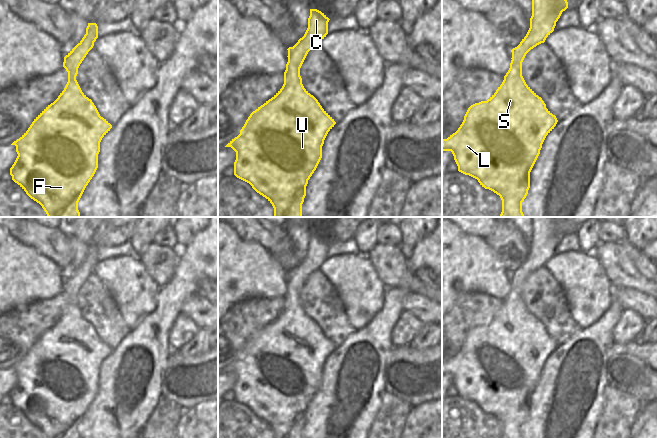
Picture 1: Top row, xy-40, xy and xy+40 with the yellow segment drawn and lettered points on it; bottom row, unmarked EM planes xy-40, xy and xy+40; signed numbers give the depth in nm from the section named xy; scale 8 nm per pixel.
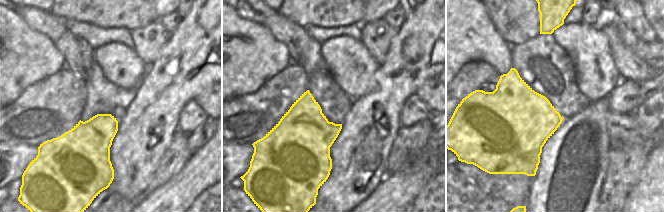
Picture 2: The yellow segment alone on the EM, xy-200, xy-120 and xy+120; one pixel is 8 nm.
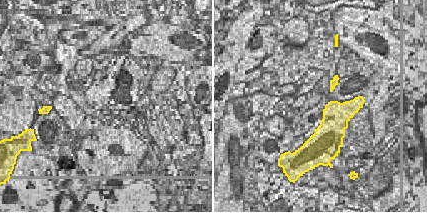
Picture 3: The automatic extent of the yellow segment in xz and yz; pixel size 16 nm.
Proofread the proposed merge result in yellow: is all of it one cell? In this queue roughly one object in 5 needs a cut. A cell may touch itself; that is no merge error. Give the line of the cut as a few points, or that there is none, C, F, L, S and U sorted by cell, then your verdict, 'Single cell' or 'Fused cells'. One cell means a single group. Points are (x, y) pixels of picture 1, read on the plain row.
No split. Groups: C F L S U. Single cell.

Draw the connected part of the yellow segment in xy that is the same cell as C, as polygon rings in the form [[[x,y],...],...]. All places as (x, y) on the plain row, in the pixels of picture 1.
[[[310,233],[304,260],[287,273],[288,286],[282,312],[250,338],[240,358],[225,370],[236,376],[234,399],[265,421],[272,428],[274,438],[302,438],[308,404],[322,382],[324,364],[336,348],[304,312],[300,300],[300,292],[308,276],[320,269],[328,258],[329,244],[321,235]]]

